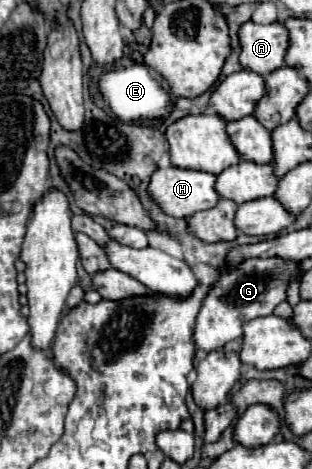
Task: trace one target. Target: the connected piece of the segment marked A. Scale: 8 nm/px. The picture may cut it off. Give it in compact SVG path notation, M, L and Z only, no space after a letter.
M247 21L239 29L241 55L239 63L259 75L269 75L285 63L285 53L289 49L289 31L283 23L257 25Z

